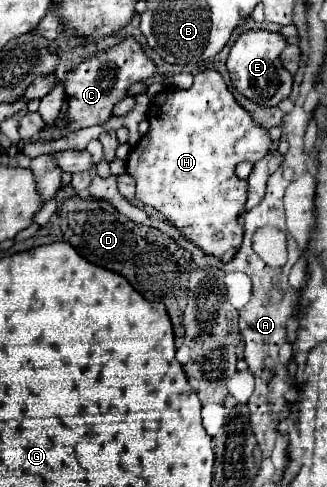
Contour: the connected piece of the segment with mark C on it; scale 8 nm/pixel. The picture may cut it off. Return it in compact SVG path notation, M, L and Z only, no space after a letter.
M132 37L124 39L120 45L108 49L108 51L102 51L102 53L90 57L88 61L80 63L72 73L66 75L66 95L68 95L68 111L64 115L66 127L60 135L52 133L48 139L54 141L54 139L68 137L70 133L84 129L84 127L104 125L108 121L108 117L112 115L112 107L126 97L126 89L132 83L148 79L154 73L156 73L154 63L144 55L140 43Z

